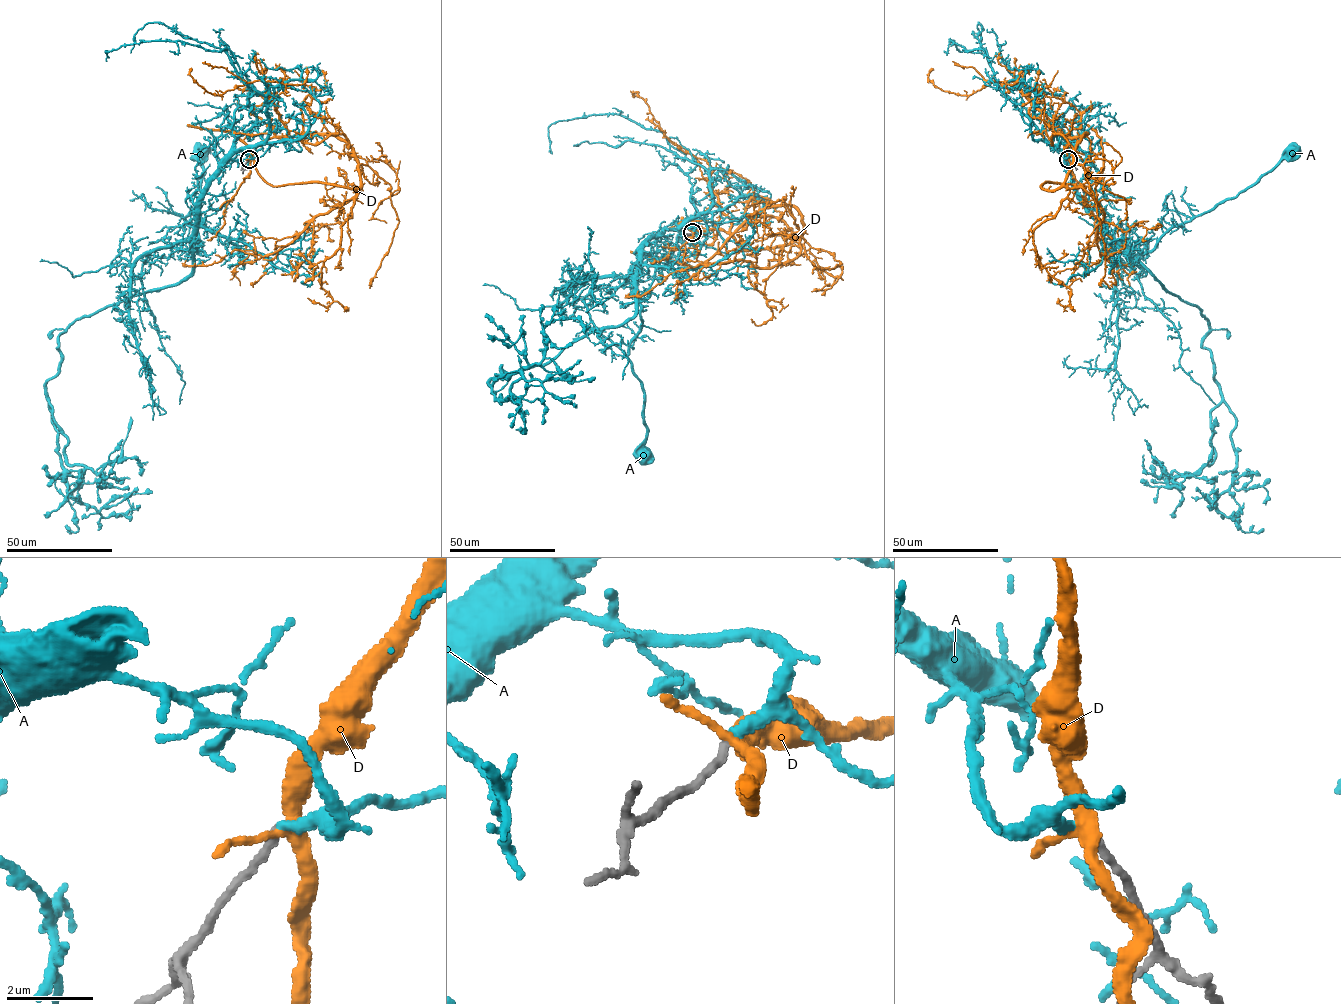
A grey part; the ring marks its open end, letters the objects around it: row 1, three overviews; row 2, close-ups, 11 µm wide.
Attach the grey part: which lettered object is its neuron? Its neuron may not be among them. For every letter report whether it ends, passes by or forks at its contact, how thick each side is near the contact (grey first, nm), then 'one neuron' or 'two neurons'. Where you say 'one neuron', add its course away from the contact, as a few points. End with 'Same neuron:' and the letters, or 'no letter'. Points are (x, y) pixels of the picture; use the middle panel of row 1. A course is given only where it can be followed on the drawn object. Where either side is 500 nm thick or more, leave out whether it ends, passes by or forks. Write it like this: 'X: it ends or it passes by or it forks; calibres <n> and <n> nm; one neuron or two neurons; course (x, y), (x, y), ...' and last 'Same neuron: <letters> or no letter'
A: it ends; calibres 190 and 280 nm; one neuron; course (692, 232), (667, 229), (642, 252), (641, 328), (627, 357), (643, 392), (641, 456)
D: it forks; calibres 190 and 280 nm; two neurons
Same neuron: A

